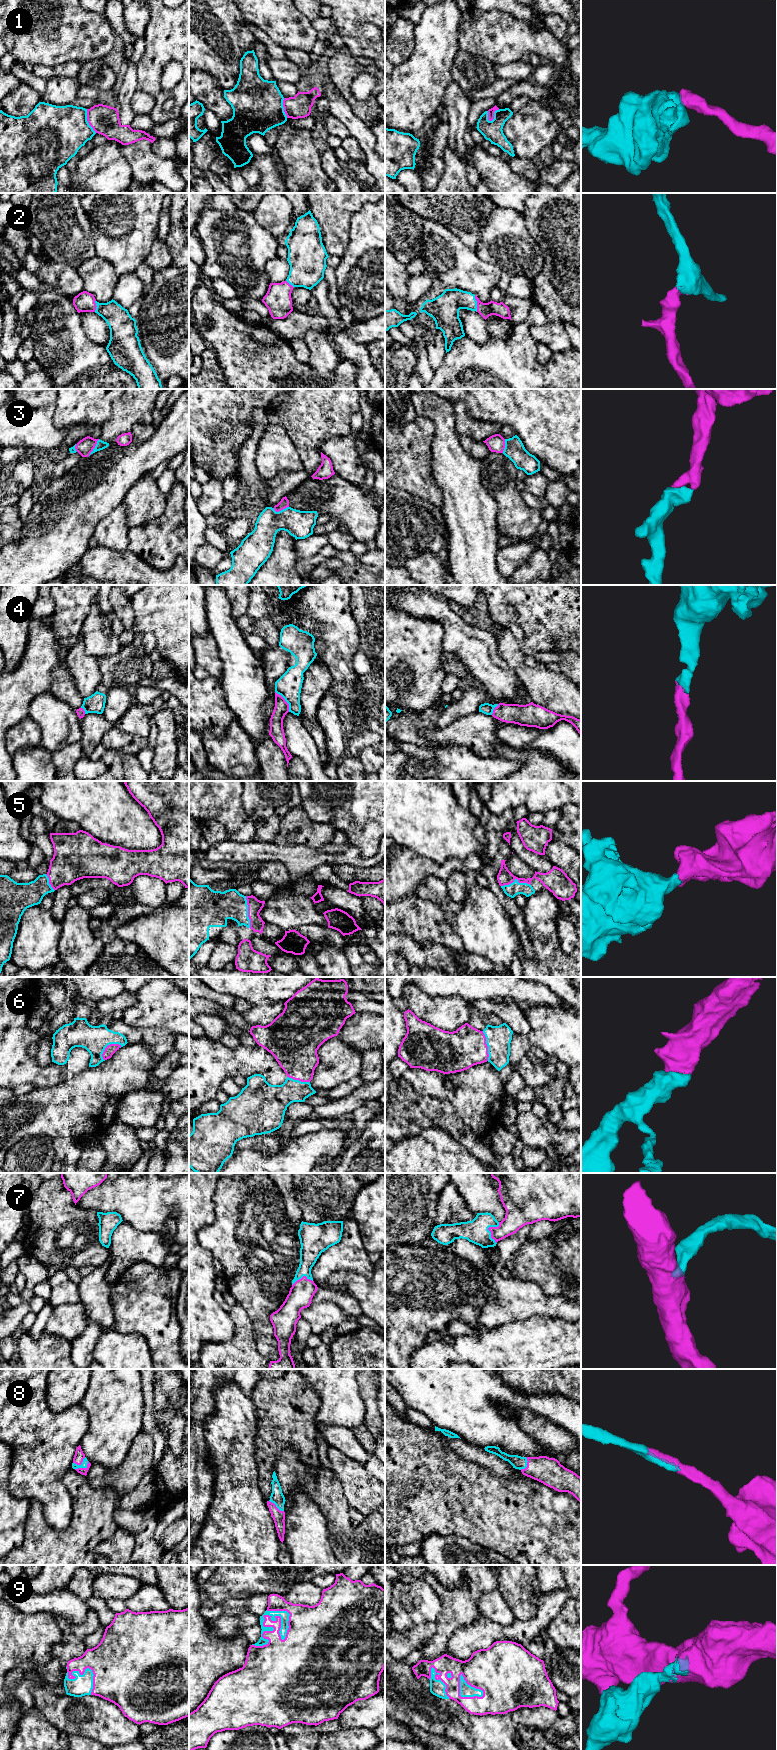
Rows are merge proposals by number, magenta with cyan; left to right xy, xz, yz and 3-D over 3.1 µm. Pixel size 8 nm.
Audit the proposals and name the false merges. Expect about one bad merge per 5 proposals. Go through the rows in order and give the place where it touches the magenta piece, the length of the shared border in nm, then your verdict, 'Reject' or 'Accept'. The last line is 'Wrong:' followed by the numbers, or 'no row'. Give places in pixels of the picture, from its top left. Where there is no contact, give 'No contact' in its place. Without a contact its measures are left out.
1: Touches magenta at yz (493, 116). Shared border 130 nm. Reject
2: Touches magenta at yz (477, 303). Shared border 140 nm. Accept
3: Touches magenta at xy (94, 447). Shared border 160 nm. Accept
4: Touches magenta at xz (285, 701). Shared border 200 nm. Accept
5: Touches magenta at xz (248, 912). Shared border 260 nm. Accept
6: Touches magenta at xy (107, 1046). Shared border 190 nm. Accept
7: Touches magenta at yz (488, 1229). Shared border 180 nm. Accept
8: Touches magenta at xy (83, 1468). Shared border 130 nm. Accept
9: Touches magenta at xz (268, 1615). Shared border 400 nm. Accept
Wrong: 1

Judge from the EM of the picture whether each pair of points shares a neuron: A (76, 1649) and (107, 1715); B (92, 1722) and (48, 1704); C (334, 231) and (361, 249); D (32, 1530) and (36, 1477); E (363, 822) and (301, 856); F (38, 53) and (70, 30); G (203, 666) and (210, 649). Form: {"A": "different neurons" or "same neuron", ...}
{"A": "different neurons", "B": "same neuron", "C": "different neurons", "D": "different neurons", "E": "different neurons", "F": "same neuron", "G": "same neuron"}

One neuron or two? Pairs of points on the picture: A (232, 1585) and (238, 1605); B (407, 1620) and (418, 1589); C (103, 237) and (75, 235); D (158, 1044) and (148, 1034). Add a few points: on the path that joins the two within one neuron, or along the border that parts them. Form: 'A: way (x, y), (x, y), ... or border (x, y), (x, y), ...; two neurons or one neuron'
A: border (258, 1594), (228, 1598), (220, 1603), (212, 1601); two neurons
B: way (413, 1612), (417, 1608), (418, 1597); one neuron
C: border (85, 213), (90, 222), (91, 237), (96, 254); two neurons
D: way (156, 1042), (150, 1036); one neuron

